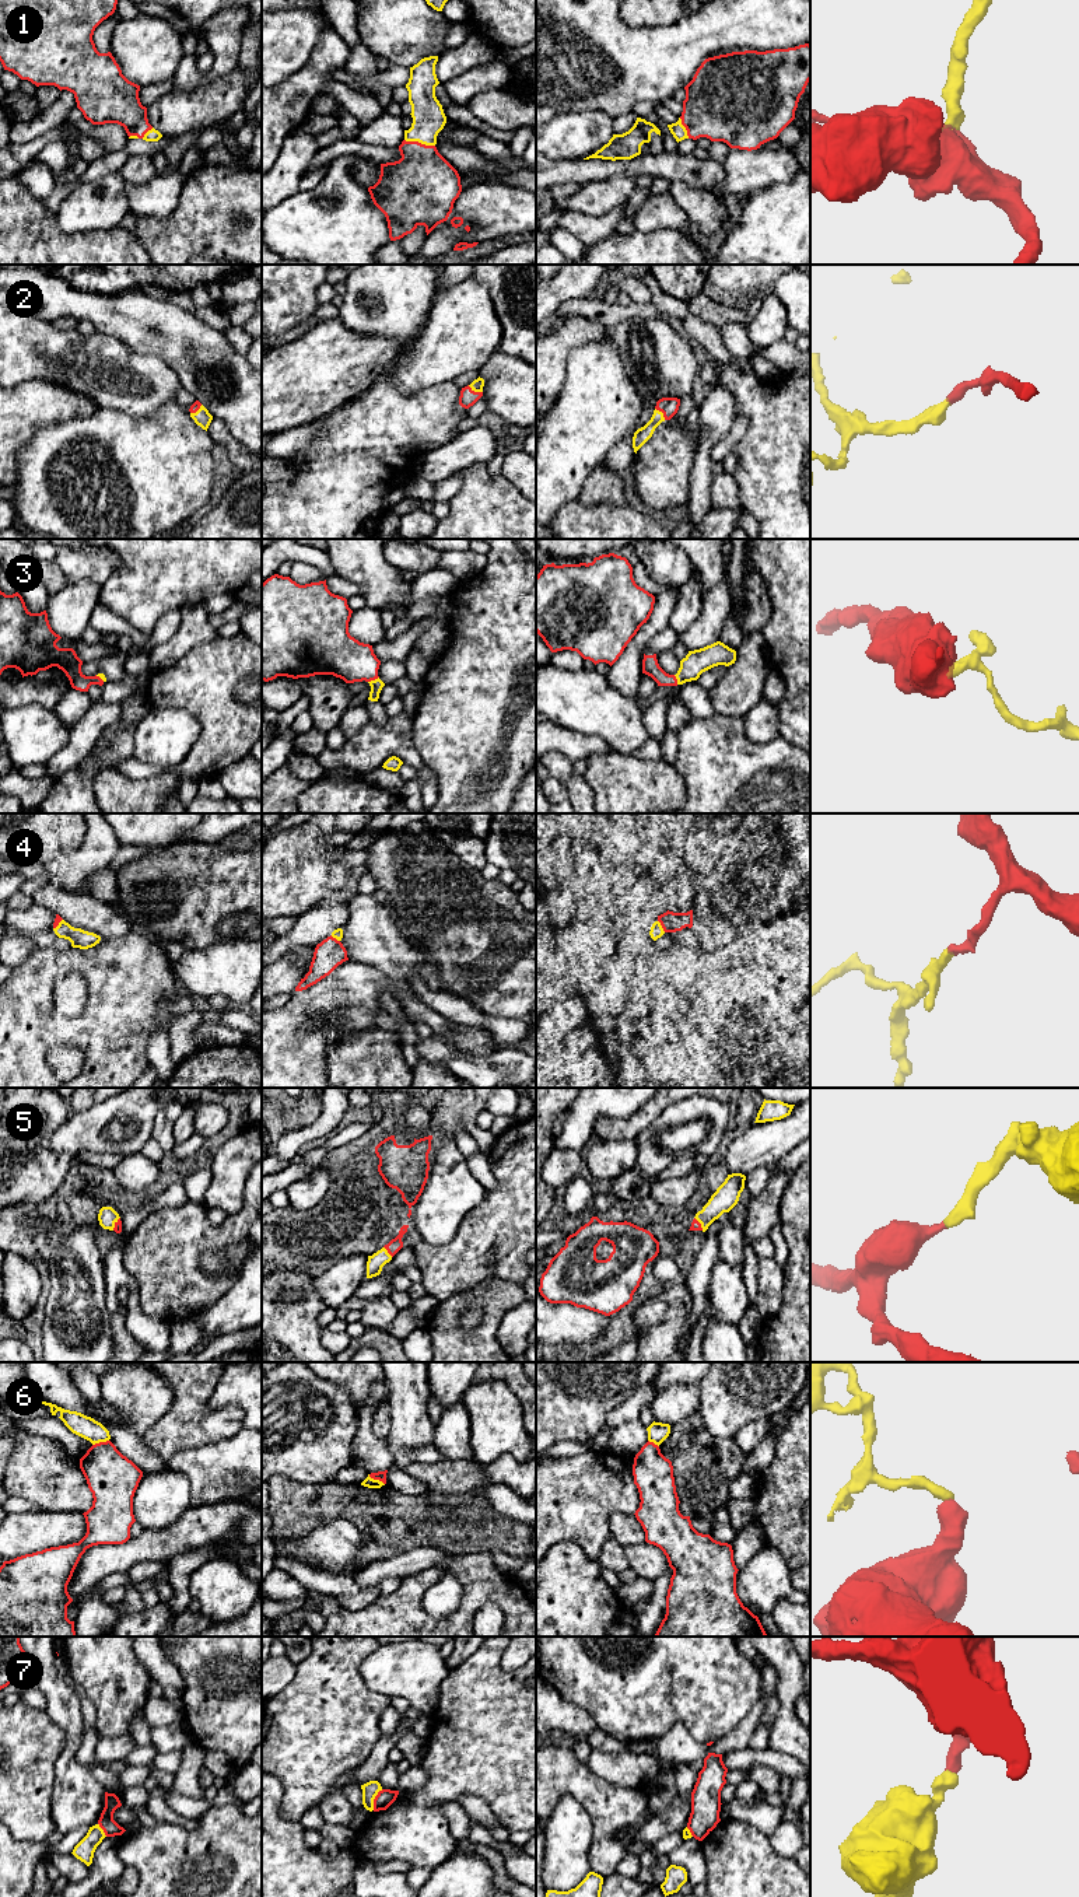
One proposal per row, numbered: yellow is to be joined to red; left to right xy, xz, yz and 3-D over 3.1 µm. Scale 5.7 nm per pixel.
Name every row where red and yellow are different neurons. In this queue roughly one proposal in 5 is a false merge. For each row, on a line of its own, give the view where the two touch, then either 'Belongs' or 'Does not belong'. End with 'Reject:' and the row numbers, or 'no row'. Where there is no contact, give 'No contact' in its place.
1: Touches red in xz. Belongs
2: Touches red in xz. Belongs
3: Touches red in xz. Belongs
4: Touches red in yz. Belongs
5: Touches red in xz. Belongs
6: Touches red in xz. Does not belong
7: Touches red in xz. Does not belong
Reject: 6, 7

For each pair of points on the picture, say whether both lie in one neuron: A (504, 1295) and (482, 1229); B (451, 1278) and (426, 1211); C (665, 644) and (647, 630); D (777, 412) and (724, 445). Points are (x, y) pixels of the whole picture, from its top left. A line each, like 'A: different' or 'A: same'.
A: different
B: different
C: different
D: different

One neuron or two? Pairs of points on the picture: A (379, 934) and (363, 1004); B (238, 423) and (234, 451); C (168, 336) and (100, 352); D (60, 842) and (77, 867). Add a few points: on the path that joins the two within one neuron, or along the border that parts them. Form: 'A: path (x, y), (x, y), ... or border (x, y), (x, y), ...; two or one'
A: border (349, 959), (375, 966), (395, 987); two
B: border (213, 416), (219, 417), (226, 429), (247, 448); two
C: border (98, 332), (122, 340), (139, 353), (158, 357); two
D: border (87, 828), (84, 842), (73, 853), (48, 863); two

